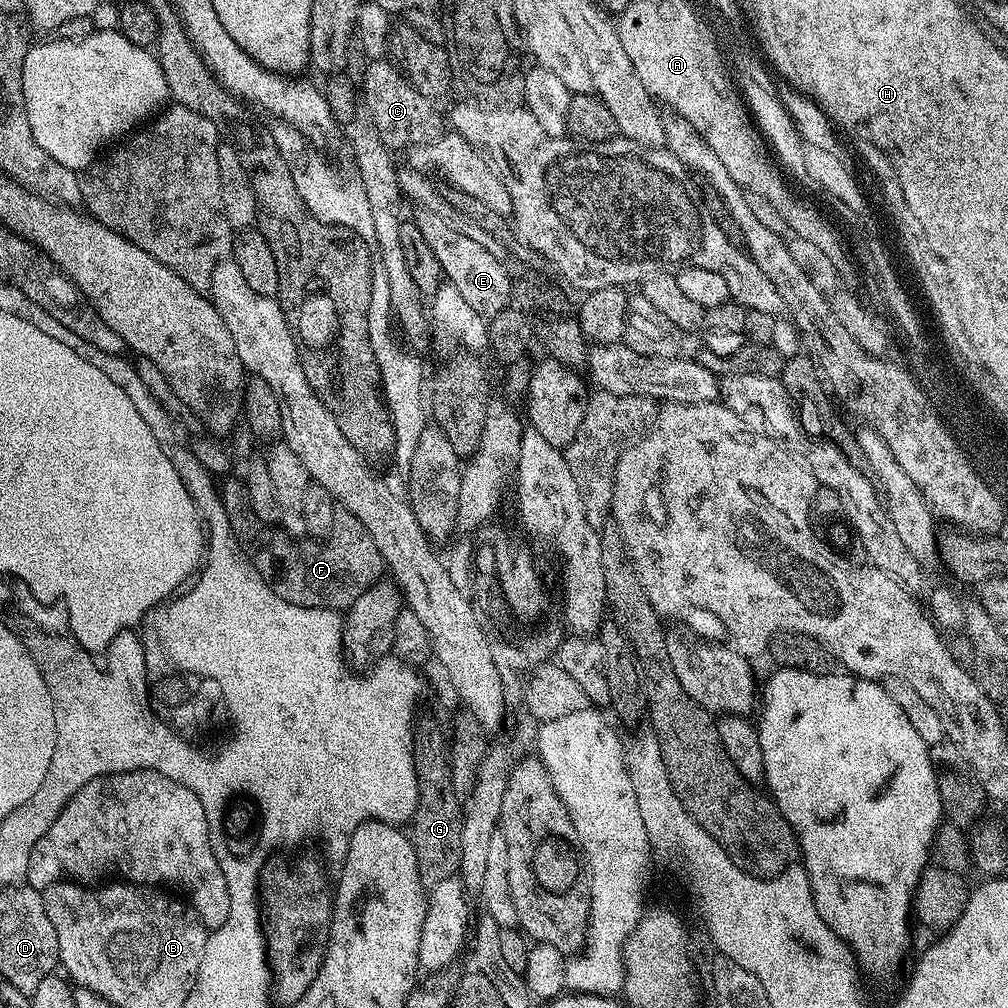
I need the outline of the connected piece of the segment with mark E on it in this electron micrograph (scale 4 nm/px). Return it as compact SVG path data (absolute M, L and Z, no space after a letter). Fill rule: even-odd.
M417 207L414 223L416 229L422 234L426 246L434 254L438 262L443 279L462 294L462 299L474 305L474 310L479 316L491 318L497 315L497 309L504 304L508 297L508 286L514 281L513 274L508 273L505 261L490 254L486 247L473 239L466 238L457 231L448 230L445 222L438 218L432 211Z

